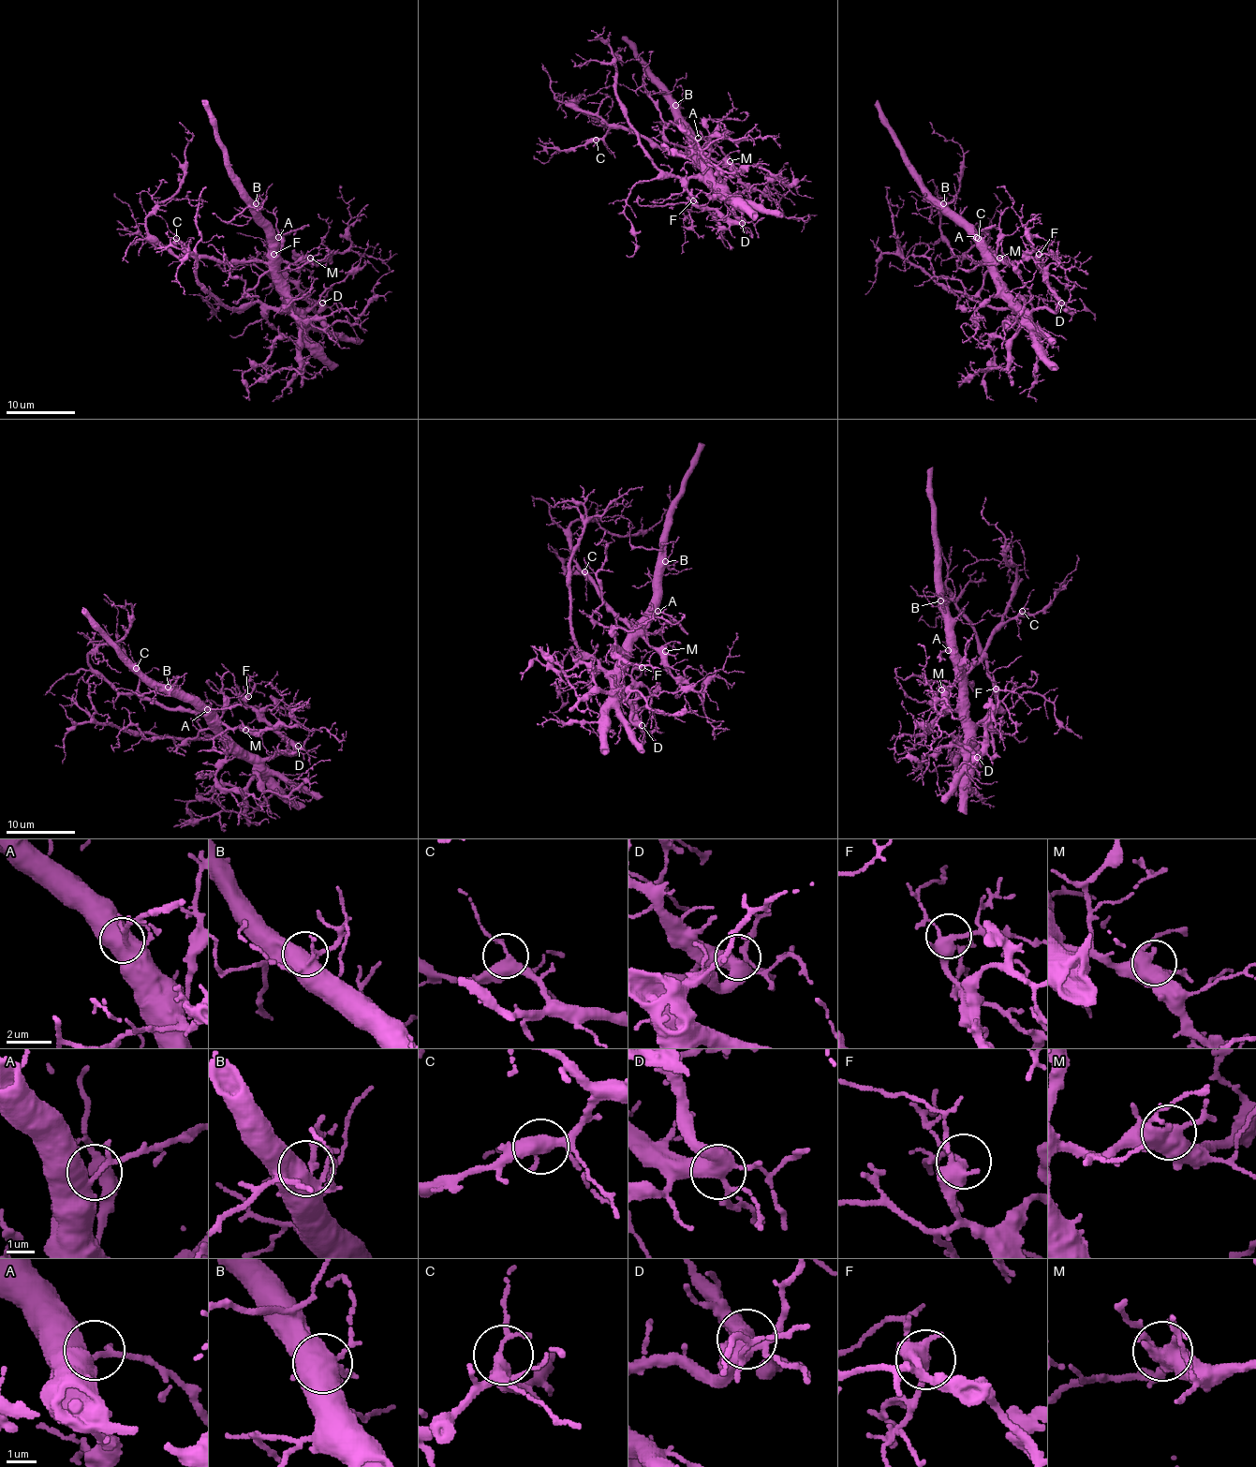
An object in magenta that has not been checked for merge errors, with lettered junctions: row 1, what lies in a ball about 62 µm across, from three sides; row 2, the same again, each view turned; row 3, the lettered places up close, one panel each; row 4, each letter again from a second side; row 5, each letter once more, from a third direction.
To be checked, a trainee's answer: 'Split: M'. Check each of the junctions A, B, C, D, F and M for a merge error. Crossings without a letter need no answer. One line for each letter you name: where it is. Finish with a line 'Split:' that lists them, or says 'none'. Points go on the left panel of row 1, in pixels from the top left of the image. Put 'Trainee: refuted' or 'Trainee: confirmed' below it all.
Split: none
Trainee: refuted

